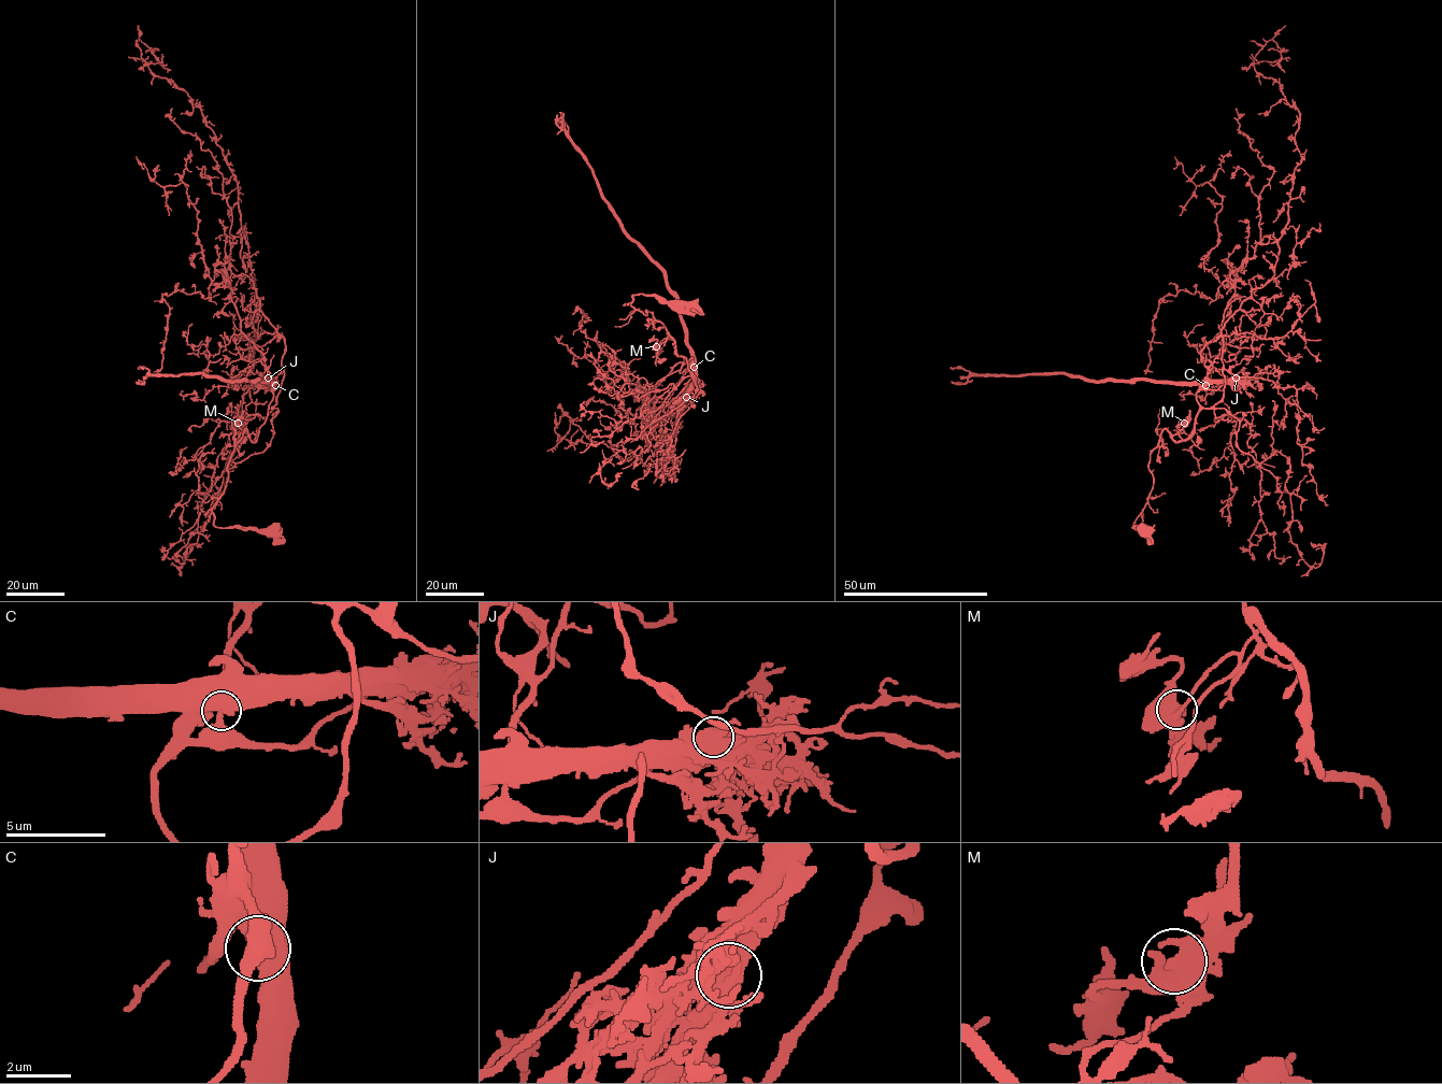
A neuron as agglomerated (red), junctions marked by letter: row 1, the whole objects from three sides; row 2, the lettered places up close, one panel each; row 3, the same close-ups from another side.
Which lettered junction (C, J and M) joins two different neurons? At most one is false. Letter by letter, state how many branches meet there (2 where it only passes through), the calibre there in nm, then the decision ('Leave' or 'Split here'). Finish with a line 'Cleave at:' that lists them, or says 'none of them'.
C: Branches: 2. Thickness 600 nm. Split here
J: Branches: 2. Thickness 650 nm. Leave
M: Branches: 2. Thickness 700 nm. Leave
Cleave at: C

